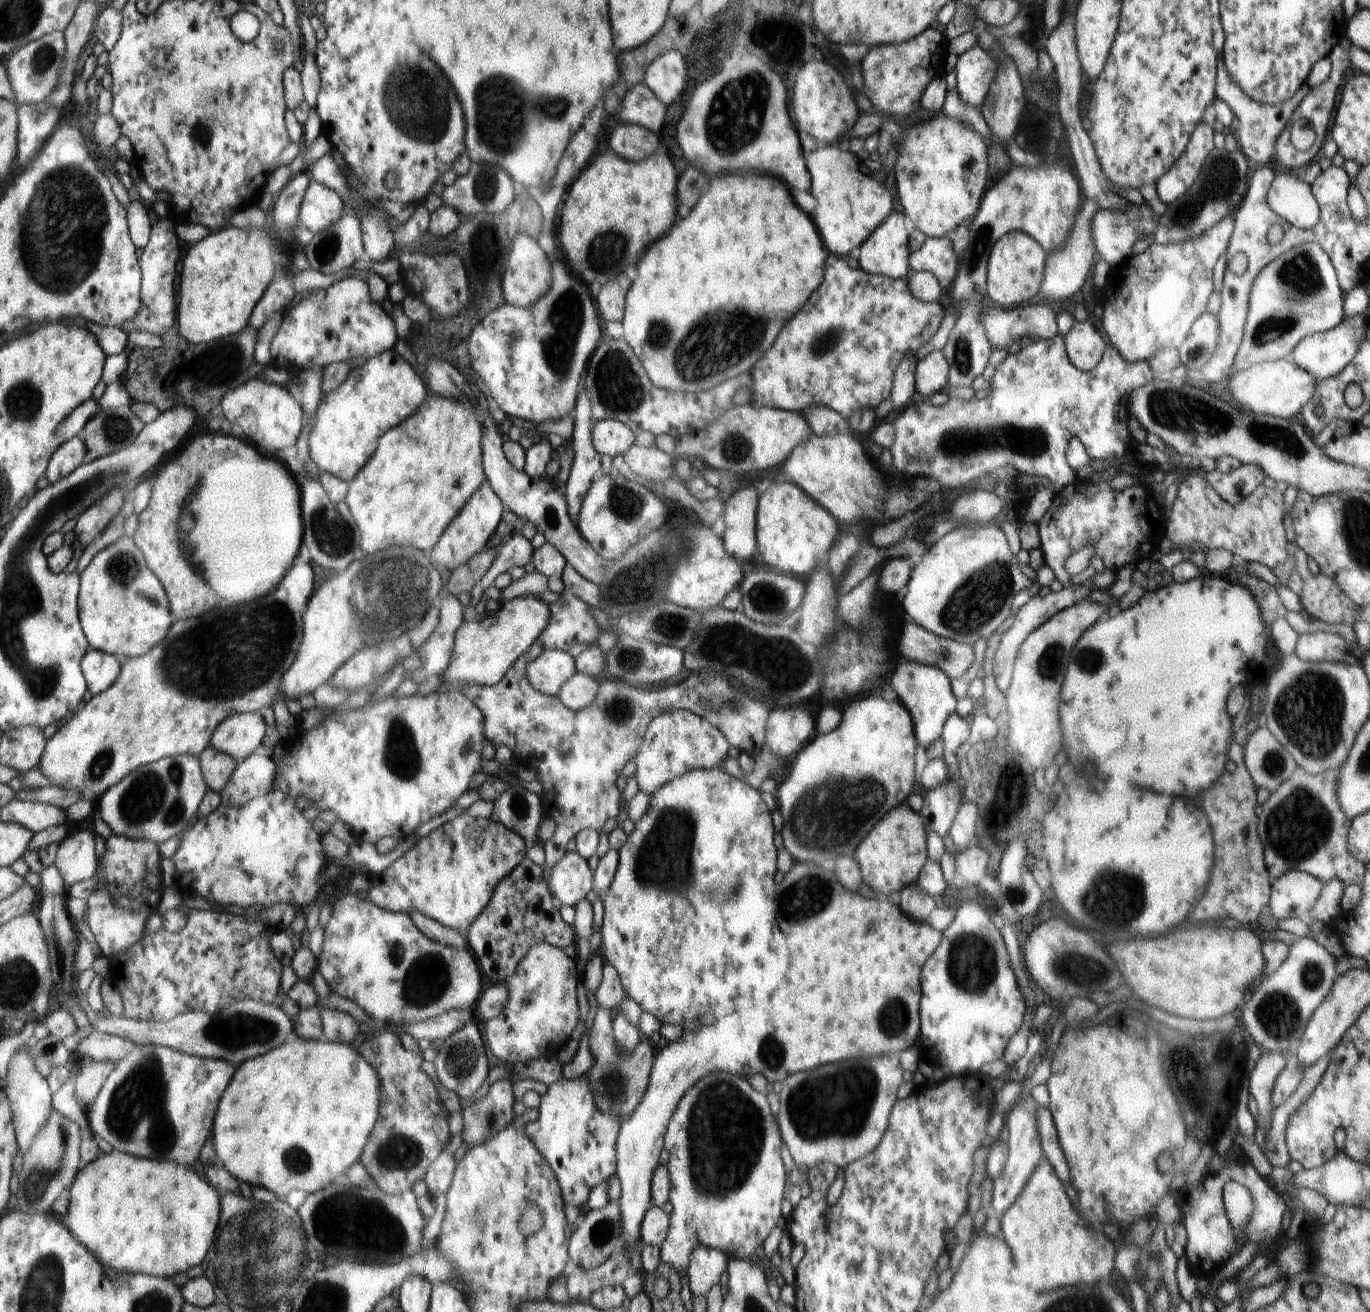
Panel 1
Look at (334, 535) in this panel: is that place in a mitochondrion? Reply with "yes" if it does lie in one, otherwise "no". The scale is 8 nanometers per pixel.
yes

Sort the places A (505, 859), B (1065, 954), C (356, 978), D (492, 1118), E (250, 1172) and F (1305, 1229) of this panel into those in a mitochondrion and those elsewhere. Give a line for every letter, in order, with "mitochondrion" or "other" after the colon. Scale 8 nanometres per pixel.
A: other
B: mitochondrion
C: other
D: mitochondrion
E: other
F: other

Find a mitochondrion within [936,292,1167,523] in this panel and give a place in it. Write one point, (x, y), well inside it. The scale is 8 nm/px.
(962, 358)

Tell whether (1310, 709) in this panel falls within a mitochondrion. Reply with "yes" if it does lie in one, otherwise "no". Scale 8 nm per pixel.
yes

